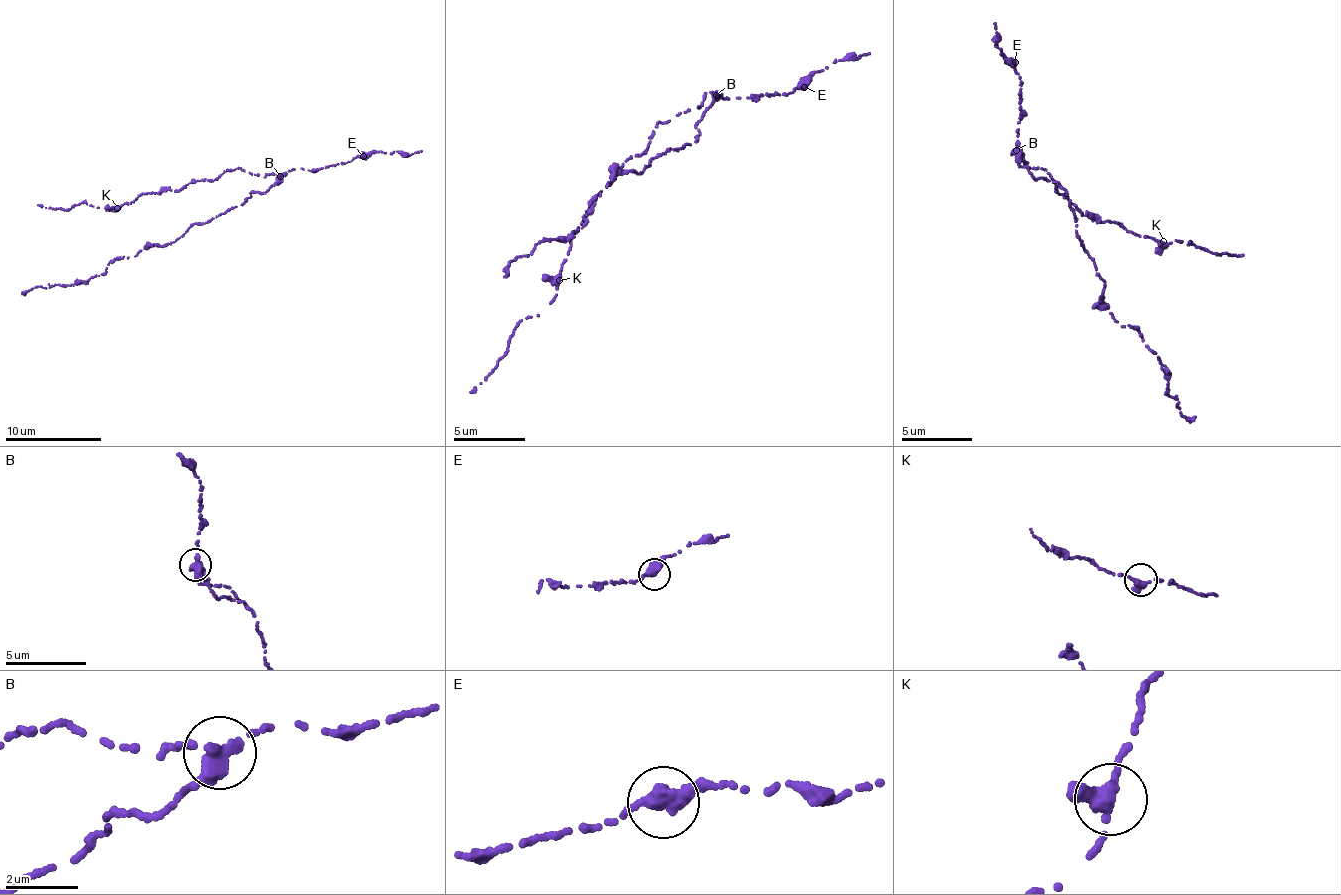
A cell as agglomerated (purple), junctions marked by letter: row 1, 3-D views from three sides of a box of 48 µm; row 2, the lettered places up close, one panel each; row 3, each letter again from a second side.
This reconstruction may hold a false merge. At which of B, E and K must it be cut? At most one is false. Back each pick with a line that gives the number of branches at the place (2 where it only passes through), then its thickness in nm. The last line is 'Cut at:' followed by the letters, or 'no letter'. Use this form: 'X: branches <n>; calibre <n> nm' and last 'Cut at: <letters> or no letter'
B: branches 3; calibre 320 nm
Cut at: B

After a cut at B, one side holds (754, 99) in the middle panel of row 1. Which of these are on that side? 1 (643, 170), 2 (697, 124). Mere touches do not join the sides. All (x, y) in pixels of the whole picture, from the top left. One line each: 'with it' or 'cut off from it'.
1: cut off from it
2: cut off from it

